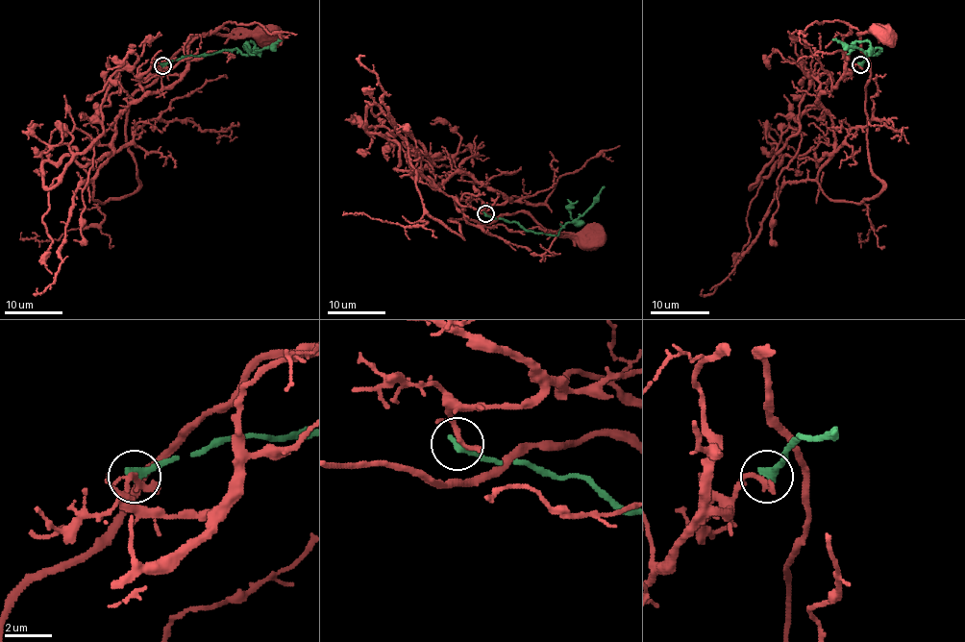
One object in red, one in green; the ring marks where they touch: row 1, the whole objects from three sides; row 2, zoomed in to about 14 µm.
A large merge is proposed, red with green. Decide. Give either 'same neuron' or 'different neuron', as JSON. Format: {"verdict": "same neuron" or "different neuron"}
{"verdict": "different neuron"}

